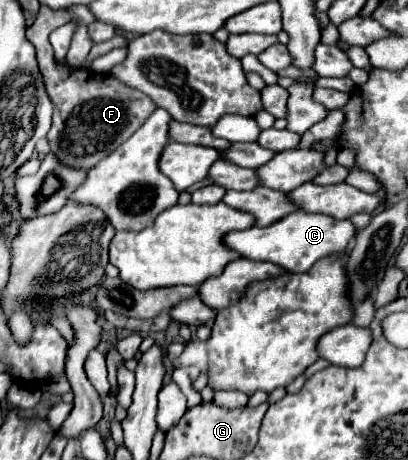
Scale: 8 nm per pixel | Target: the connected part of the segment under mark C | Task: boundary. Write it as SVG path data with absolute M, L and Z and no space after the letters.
M296 210L264 228L252 226L248 230L228 232L224 236L224 246L250 260L266 260L288 272L306 272L318 258L344 252L354 232L356 228L350 220L334 220L326 214L304 214L302 210Z

